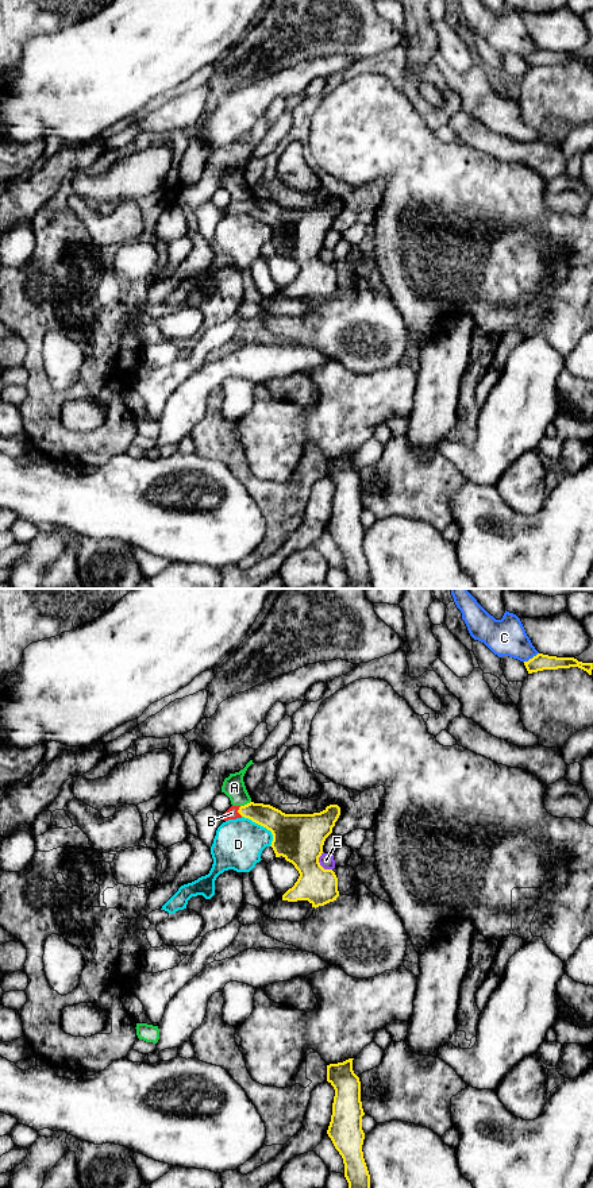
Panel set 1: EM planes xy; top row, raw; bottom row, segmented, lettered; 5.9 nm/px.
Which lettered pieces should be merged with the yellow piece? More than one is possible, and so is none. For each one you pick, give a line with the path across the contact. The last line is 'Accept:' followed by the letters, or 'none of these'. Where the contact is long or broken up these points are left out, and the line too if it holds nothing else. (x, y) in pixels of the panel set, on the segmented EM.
B: across xy (276, 821), (255, 812), (238, 812), (231, 813)
Accept: B

